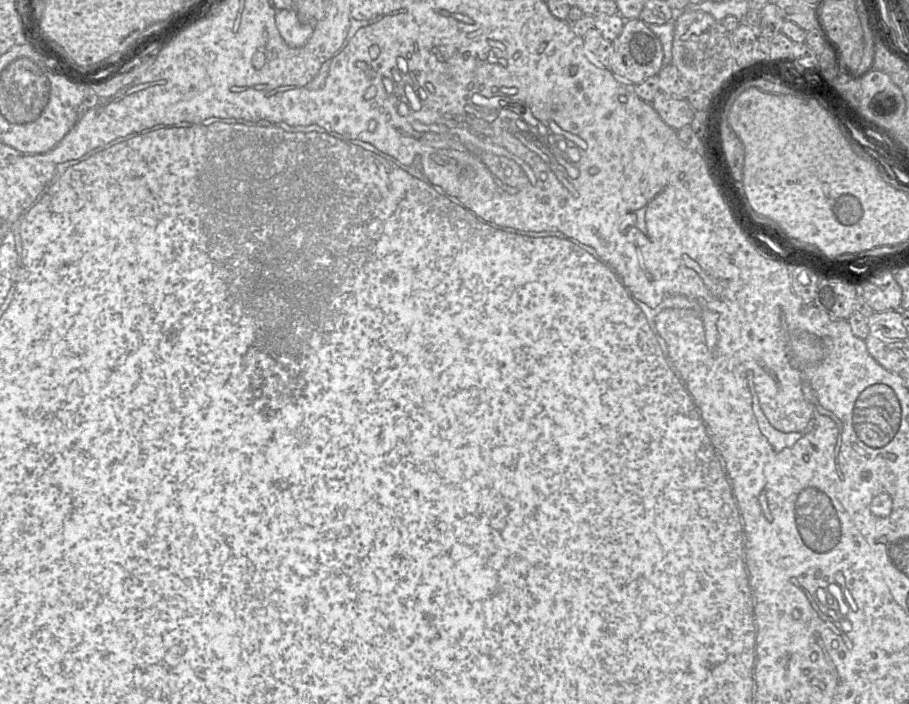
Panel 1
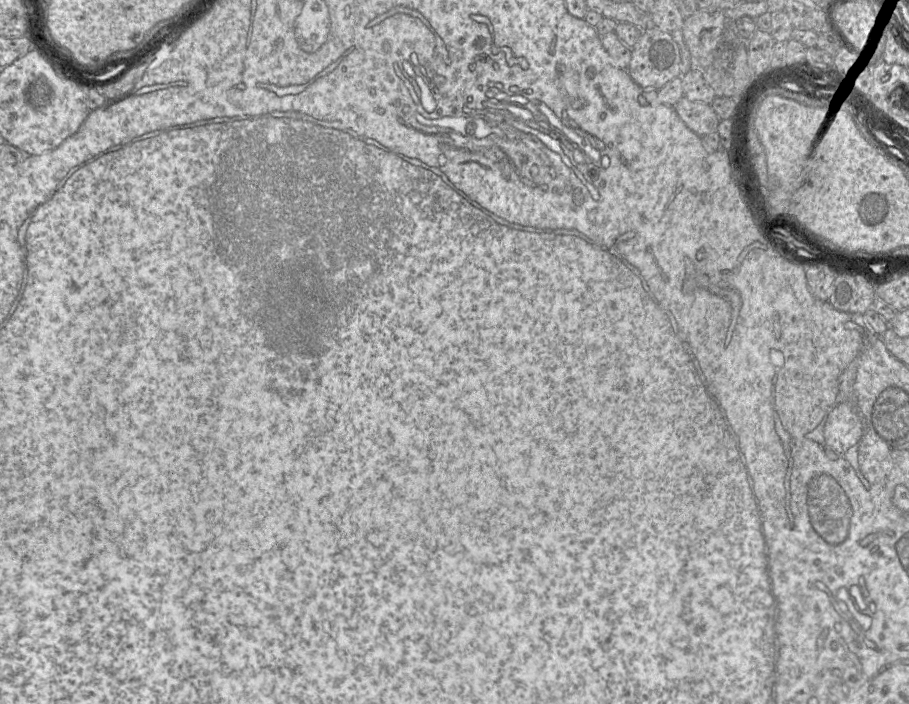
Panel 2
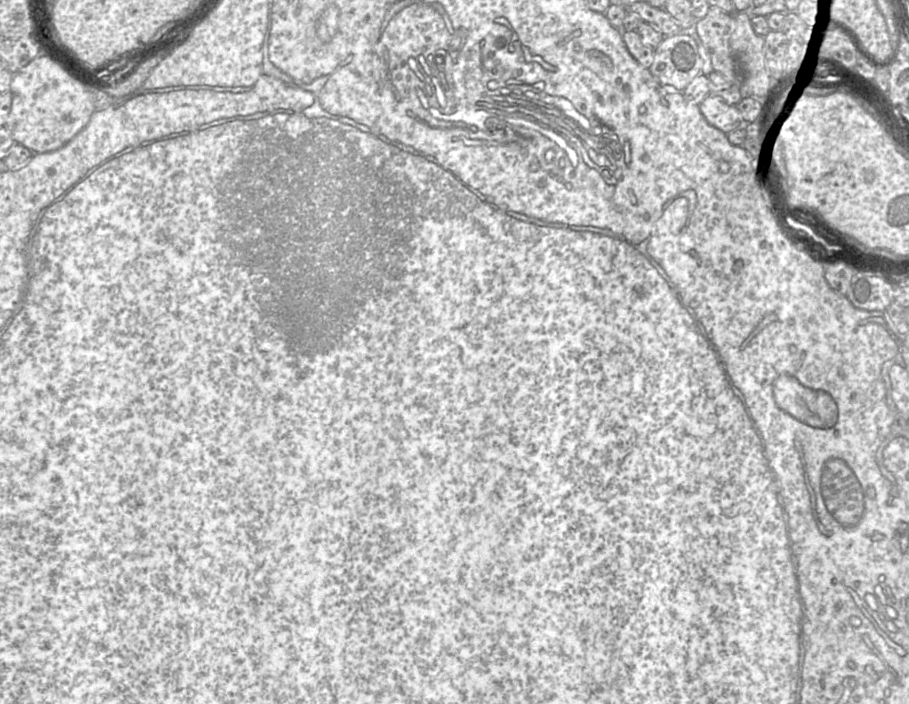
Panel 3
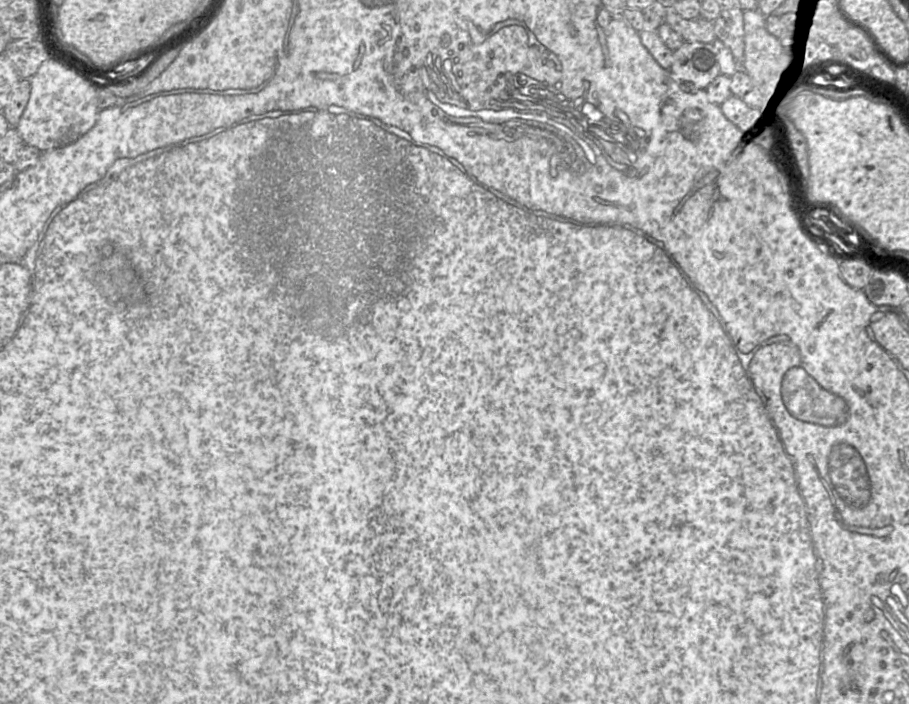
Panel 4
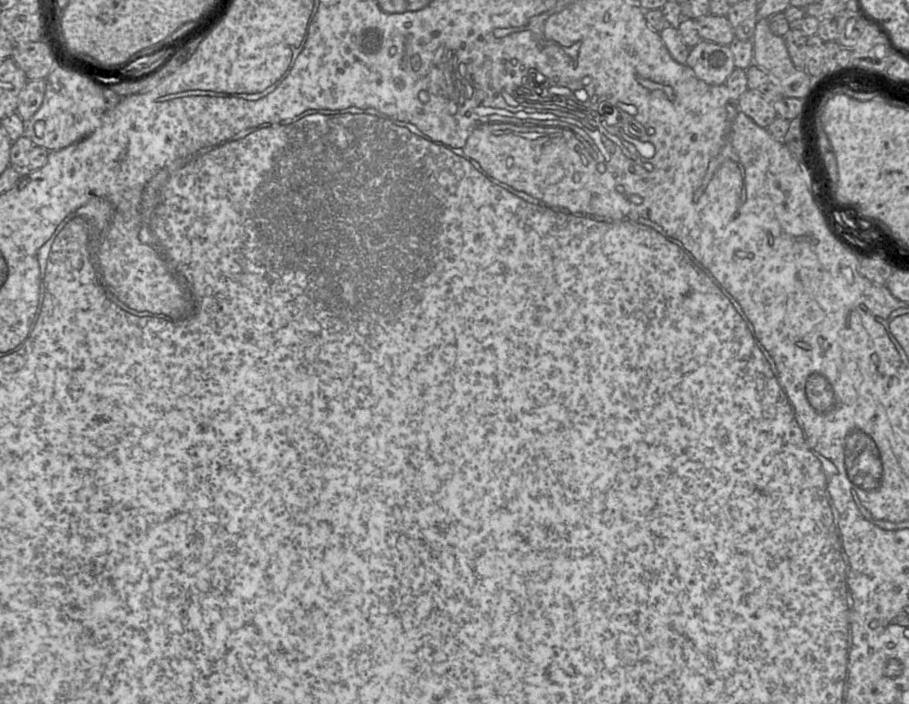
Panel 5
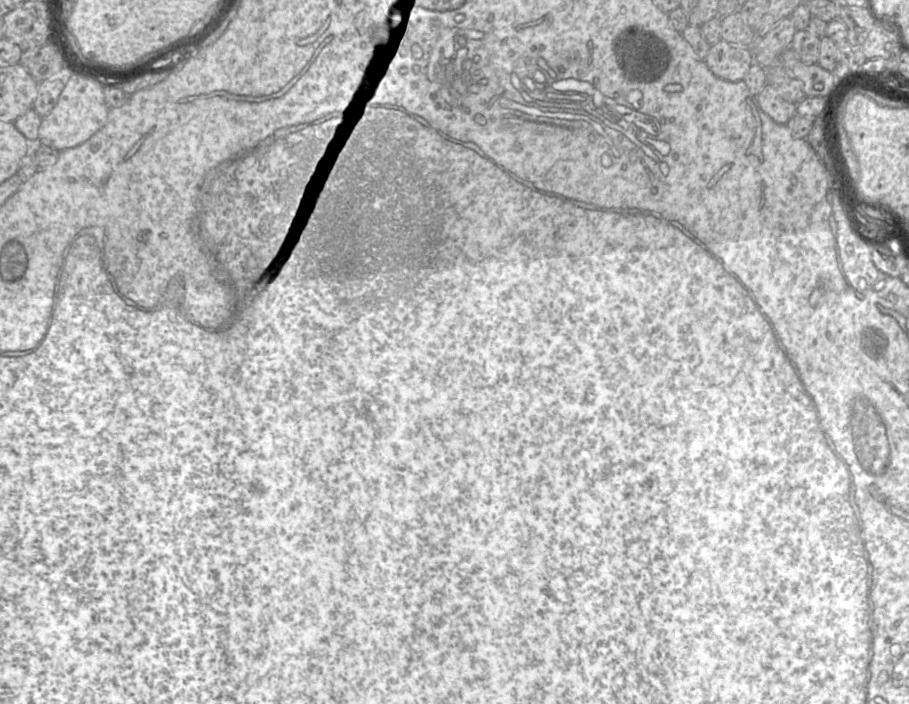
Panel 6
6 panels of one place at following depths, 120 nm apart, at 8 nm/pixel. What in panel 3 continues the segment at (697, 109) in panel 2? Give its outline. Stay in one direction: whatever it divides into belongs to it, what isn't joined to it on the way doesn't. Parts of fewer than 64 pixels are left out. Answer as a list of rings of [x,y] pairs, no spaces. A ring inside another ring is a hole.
[[[718,96],[706,97],[699,104],[699,108],[710,125],[726,134],[736,129],[743,121],[736,105],[729,105]]]

